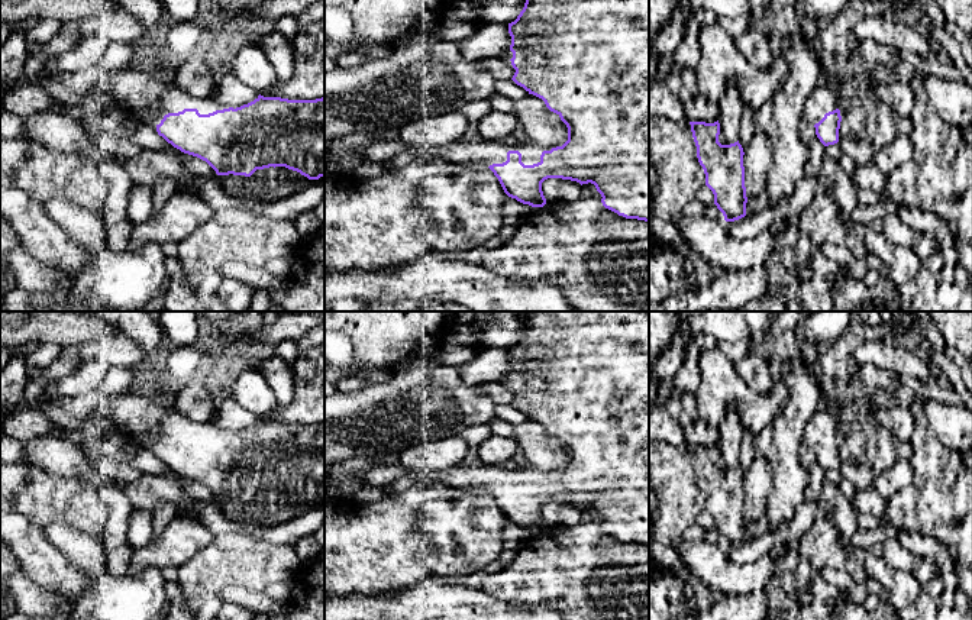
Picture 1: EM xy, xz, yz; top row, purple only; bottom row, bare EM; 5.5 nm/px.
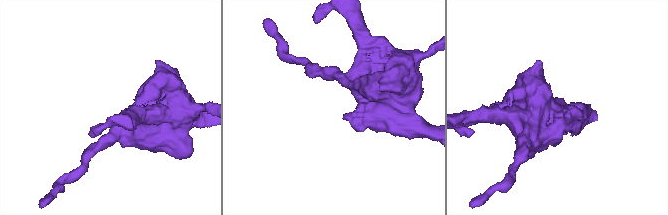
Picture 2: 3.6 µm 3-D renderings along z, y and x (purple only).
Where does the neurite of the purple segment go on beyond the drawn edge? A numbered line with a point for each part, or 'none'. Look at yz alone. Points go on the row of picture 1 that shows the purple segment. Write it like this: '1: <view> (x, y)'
1: yz (823, 99)

